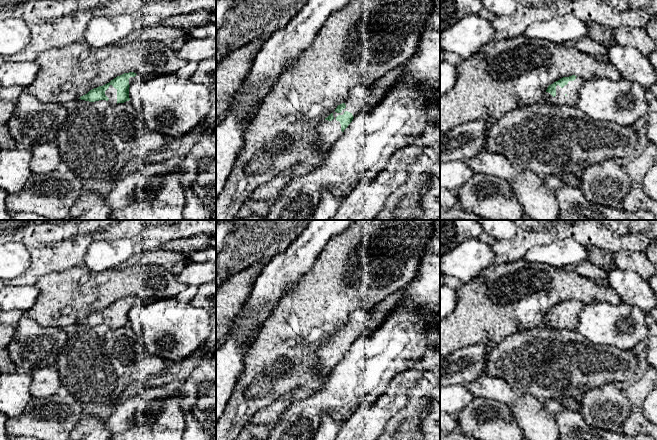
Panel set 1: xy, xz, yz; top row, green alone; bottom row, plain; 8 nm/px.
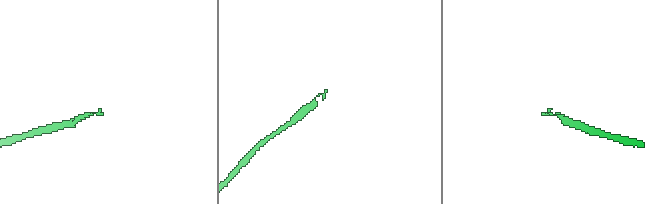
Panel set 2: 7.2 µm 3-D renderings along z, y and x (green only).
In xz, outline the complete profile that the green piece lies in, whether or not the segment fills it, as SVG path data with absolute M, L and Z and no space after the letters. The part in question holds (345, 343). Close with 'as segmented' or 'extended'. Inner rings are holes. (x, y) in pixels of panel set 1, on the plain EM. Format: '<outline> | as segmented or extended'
M405 287L397 290L382 302L373 307L353 312L347 324L338 329L318 351L321 374L328 375L338 364L353 342L358 338L374 333L382 322L391 314L403 299Z | extended

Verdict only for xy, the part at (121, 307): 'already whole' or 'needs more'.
needs more

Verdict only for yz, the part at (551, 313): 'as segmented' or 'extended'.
extended

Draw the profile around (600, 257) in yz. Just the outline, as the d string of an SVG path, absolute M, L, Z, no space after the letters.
M588 247L587 251L587 259L604 271L608 272L617 267L612 259L612 254L607 250L597 247Z

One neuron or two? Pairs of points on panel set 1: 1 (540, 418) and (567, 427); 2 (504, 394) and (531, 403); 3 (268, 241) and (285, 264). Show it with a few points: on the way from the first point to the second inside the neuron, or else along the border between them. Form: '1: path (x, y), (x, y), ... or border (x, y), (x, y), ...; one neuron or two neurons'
1: border (554, 415), (556, 426), (559, 429); two neurons
2: border (513, 403), (510, 406); two neurons
3: border (296, 239), (271, 259); two neurons

